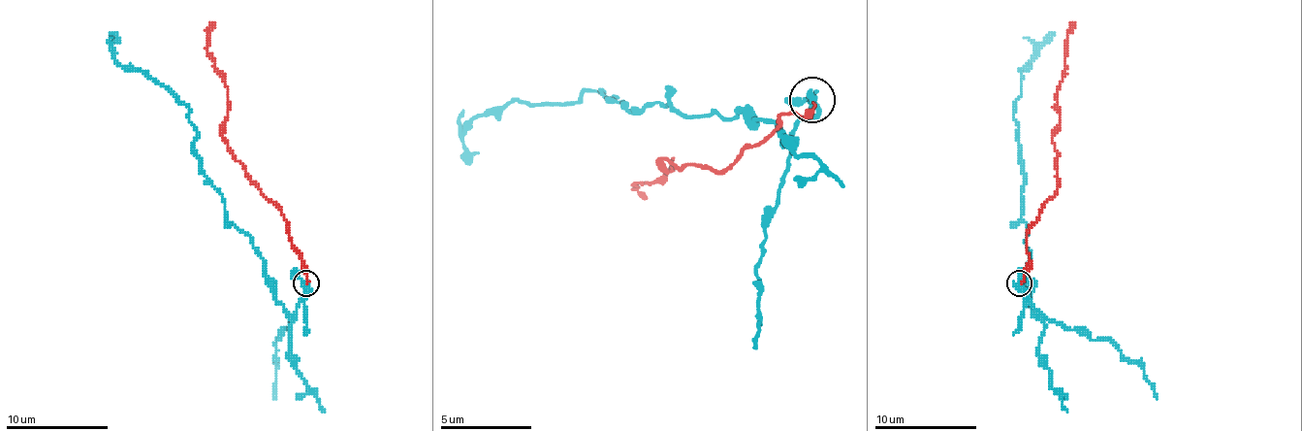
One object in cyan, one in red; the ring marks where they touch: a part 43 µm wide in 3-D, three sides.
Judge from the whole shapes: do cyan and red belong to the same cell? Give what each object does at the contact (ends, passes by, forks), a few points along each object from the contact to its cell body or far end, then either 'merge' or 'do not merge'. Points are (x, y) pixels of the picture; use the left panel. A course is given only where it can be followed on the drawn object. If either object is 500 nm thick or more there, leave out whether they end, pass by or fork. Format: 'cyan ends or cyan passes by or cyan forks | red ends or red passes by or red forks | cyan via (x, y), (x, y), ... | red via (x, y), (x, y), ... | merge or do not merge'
cyan passes by | red ends | cyan via (306, 283), (291, 316), (205, 176), (189, 110), (125, 68), (117, 32) | red via (306, 283), (301, 252), (291, 243), (289, 227), (222, 135), (227, 86), (206, 50), (206, 30), (214, 22) | do not merge

